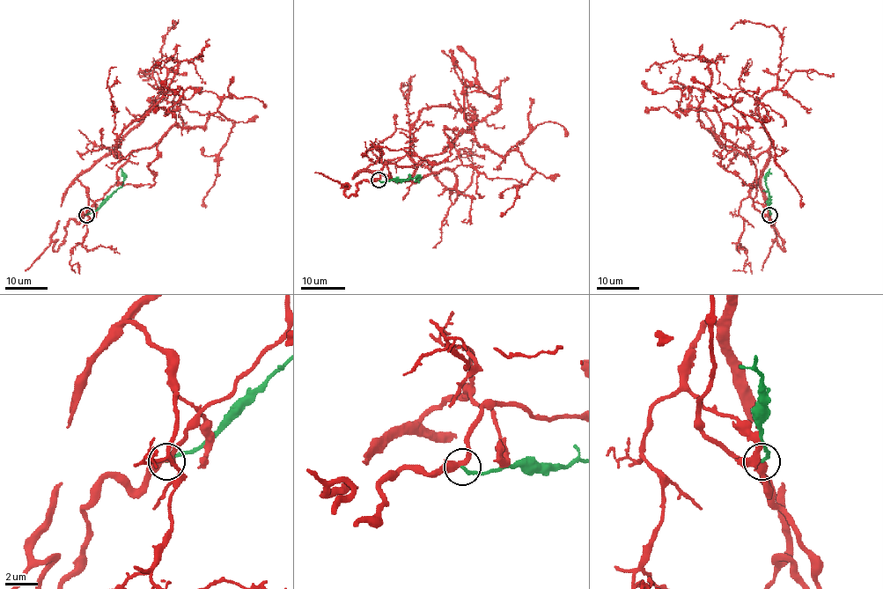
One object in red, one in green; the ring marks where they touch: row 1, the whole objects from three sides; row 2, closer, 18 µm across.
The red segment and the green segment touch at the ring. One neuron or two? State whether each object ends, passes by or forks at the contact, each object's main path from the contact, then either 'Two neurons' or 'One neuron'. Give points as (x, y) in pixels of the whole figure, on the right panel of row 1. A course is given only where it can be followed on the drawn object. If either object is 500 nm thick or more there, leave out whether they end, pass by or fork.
At the ring red passes by. At the ring green ends. Course of red: (769, 215), (754, 204), (755, 165), (723, 135), (727, 123), (746, 126), (741, 112), (762, 123), (801, 208). Course of green: (769, 215), (769, 193), (765, 174), (770, 169). Two neurons

